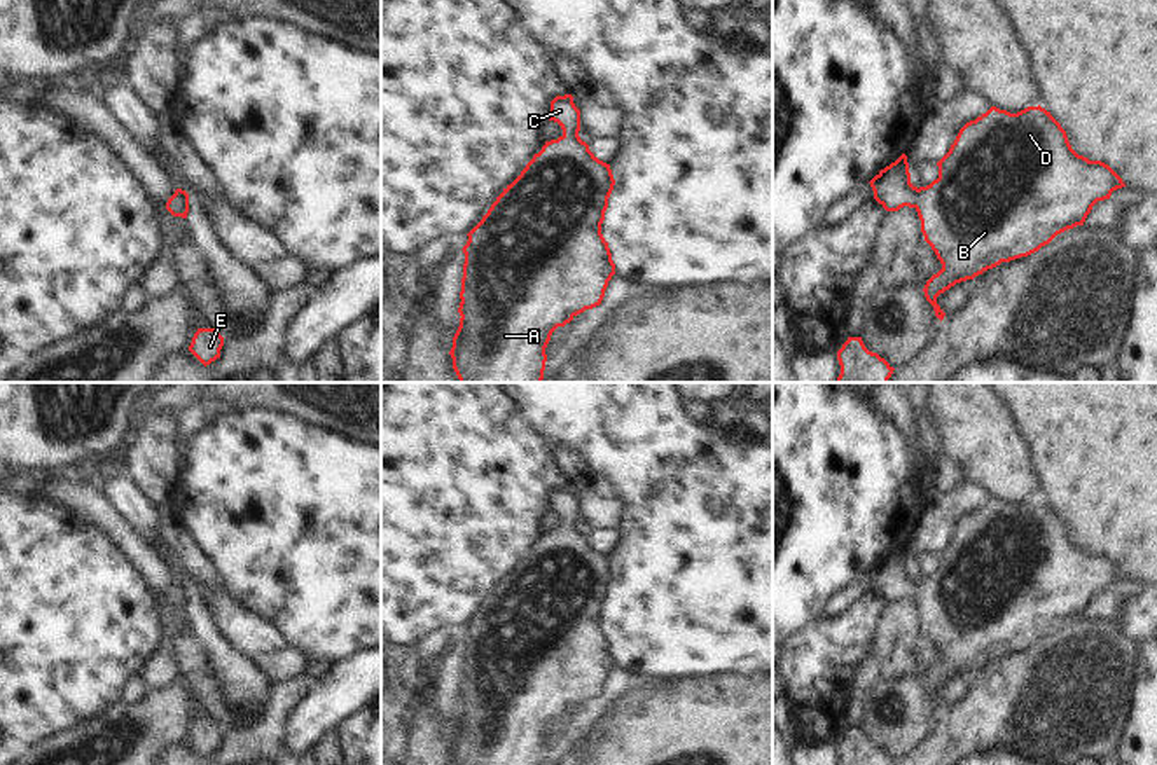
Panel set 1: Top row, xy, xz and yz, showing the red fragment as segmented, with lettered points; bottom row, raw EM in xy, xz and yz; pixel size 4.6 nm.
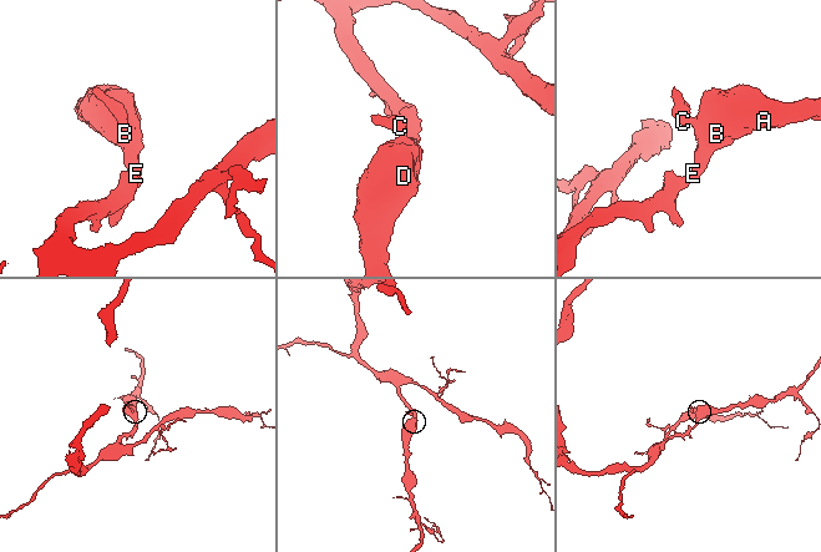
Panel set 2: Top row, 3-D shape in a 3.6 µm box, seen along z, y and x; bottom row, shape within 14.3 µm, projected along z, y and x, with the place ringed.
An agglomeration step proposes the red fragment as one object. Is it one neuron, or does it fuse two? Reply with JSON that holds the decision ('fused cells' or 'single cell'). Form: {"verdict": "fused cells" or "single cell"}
{"verdict": "single cell"}

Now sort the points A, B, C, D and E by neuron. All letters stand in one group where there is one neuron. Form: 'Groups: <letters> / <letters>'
Groups: A B C D E

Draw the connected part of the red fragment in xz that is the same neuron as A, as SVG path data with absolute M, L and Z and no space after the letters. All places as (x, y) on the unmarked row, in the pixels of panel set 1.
M572 486L556 487L551 493L549 512L558 513L563 526L545 533L467 625L468 632L461 639L465 644L458 699L461 709L449 742L456 765L544 765L545 739L552 723L585 700L599 697L615 665L608 634L601 625L608 589L615 576L610 555L599 552L580 531L580 501Z

